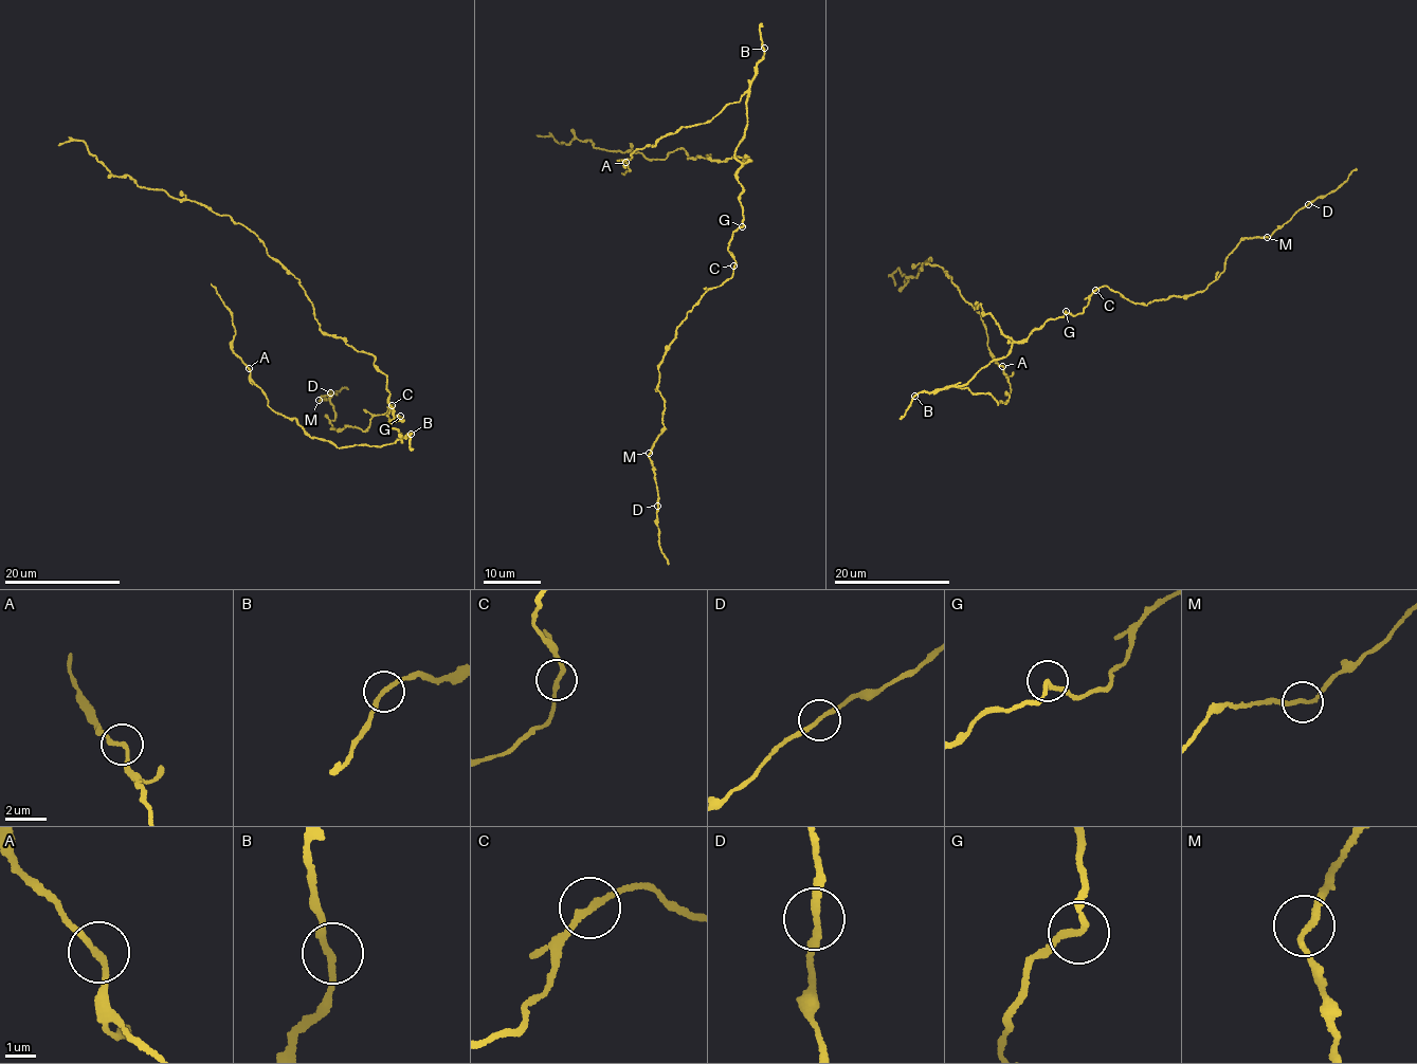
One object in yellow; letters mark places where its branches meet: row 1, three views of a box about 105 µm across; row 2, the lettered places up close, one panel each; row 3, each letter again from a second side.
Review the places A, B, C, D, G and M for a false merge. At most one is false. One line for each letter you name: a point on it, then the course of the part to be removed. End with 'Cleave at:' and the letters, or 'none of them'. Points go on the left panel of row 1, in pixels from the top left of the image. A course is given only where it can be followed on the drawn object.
D: at (330, 392); foreign part runs (331, 391), (335, 395), (347, 388)
Cleave at: D

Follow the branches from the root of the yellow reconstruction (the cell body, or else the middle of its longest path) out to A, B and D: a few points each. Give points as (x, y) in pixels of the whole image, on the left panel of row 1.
A: (393, 411), (394, 423), (387, 426), (403, 441), (337, 447), (270, 406), (249, 368)
B: (393, 411), (394, 423), (387, 426), (401, 435), (402, 442), (400, 436), (405, 437), (409, 433), (411, 434)
D: (393, 411), (402, 421), (388, 419), (391, 405), (364, 432), (332, 428), (330, 396), (320, 401), (331, 391)

